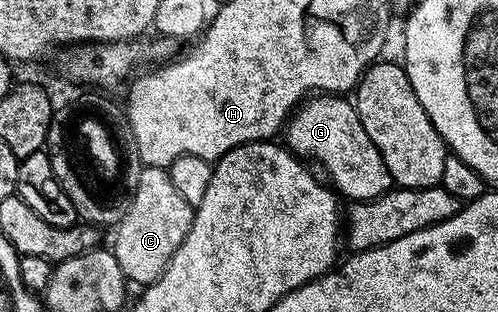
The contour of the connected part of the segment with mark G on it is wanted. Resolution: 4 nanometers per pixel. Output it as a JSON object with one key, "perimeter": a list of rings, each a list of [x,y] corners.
{"perimeter":[[[320,93],[301,103],[286,124],[286,146],[309,164],[317,163],[328,174],[327,182],[348,201],[377,199],[393,190],[390,169],[386,169],[386,161],[382,161],[382,153],[378,153],[374,141],[366,137],[355,106],[344,99],[347,98]]]}

